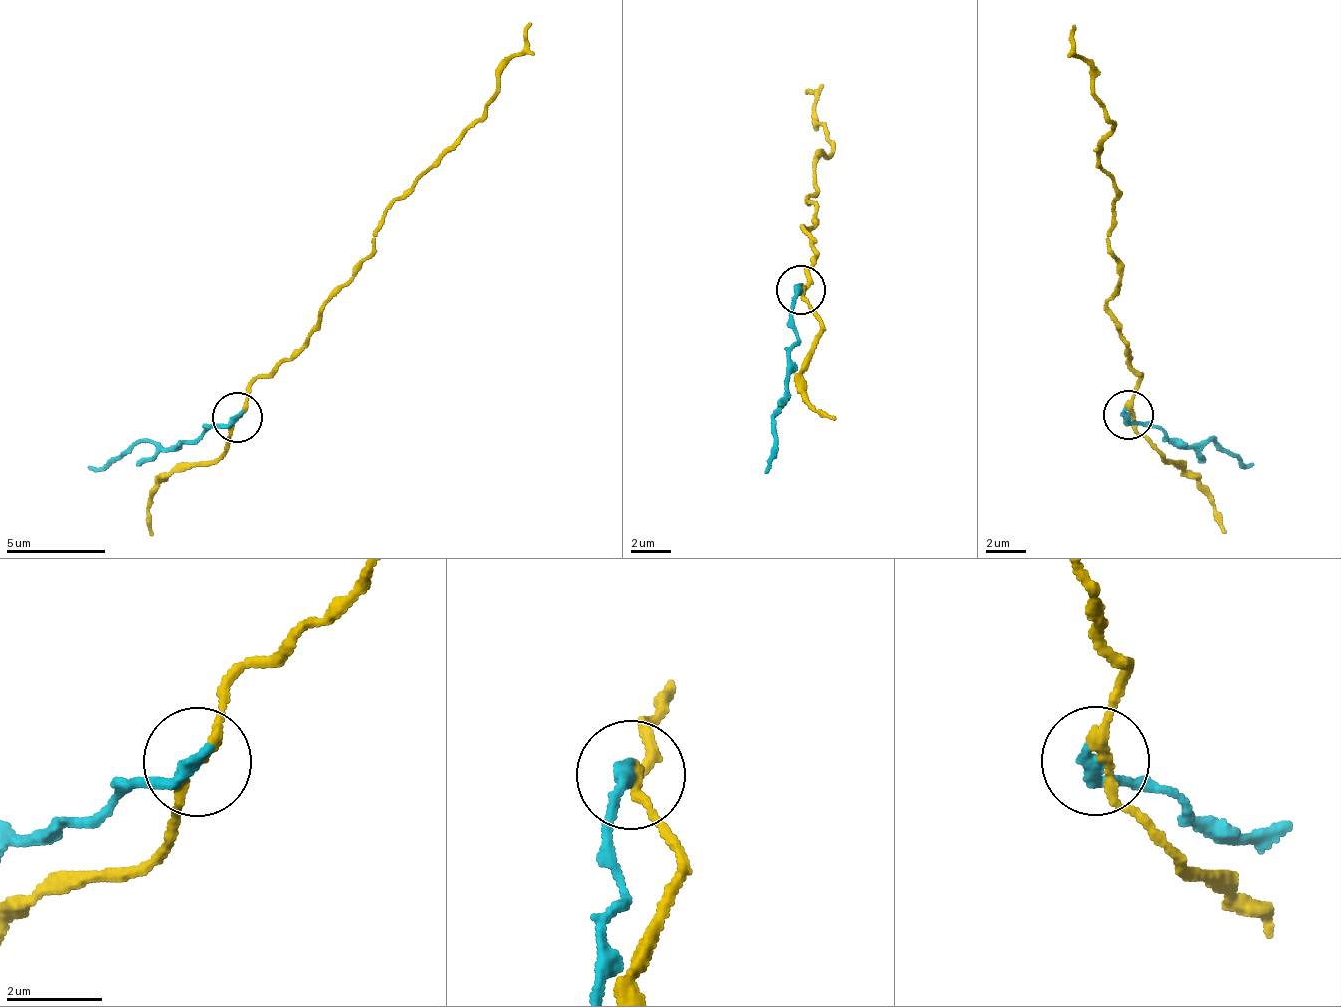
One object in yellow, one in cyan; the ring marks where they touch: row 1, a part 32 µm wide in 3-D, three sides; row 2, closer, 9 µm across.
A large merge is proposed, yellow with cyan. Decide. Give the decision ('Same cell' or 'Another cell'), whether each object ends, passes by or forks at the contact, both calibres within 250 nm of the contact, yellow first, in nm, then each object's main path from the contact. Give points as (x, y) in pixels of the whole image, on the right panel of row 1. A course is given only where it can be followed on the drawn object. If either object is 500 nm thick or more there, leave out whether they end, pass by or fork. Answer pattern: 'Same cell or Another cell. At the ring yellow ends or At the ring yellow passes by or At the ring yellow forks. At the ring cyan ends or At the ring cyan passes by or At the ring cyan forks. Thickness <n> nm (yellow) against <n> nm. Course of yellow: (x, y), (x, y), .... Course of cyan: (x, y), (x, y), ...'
Another cell. At the ring yellow passes by. At the ring cyan ends. Thickness 200 nm (yellow) against 320 nm. Course of yellow: (1128, 416), (1140, 381), (1108, 303), (1118, 274), (1110, 249), (1117, 210), (1100, 156), (1108, 117), (1073, 24). Course of cyan: (1126, 416), (1185, 444), (1213, 439), (1253, 462)

